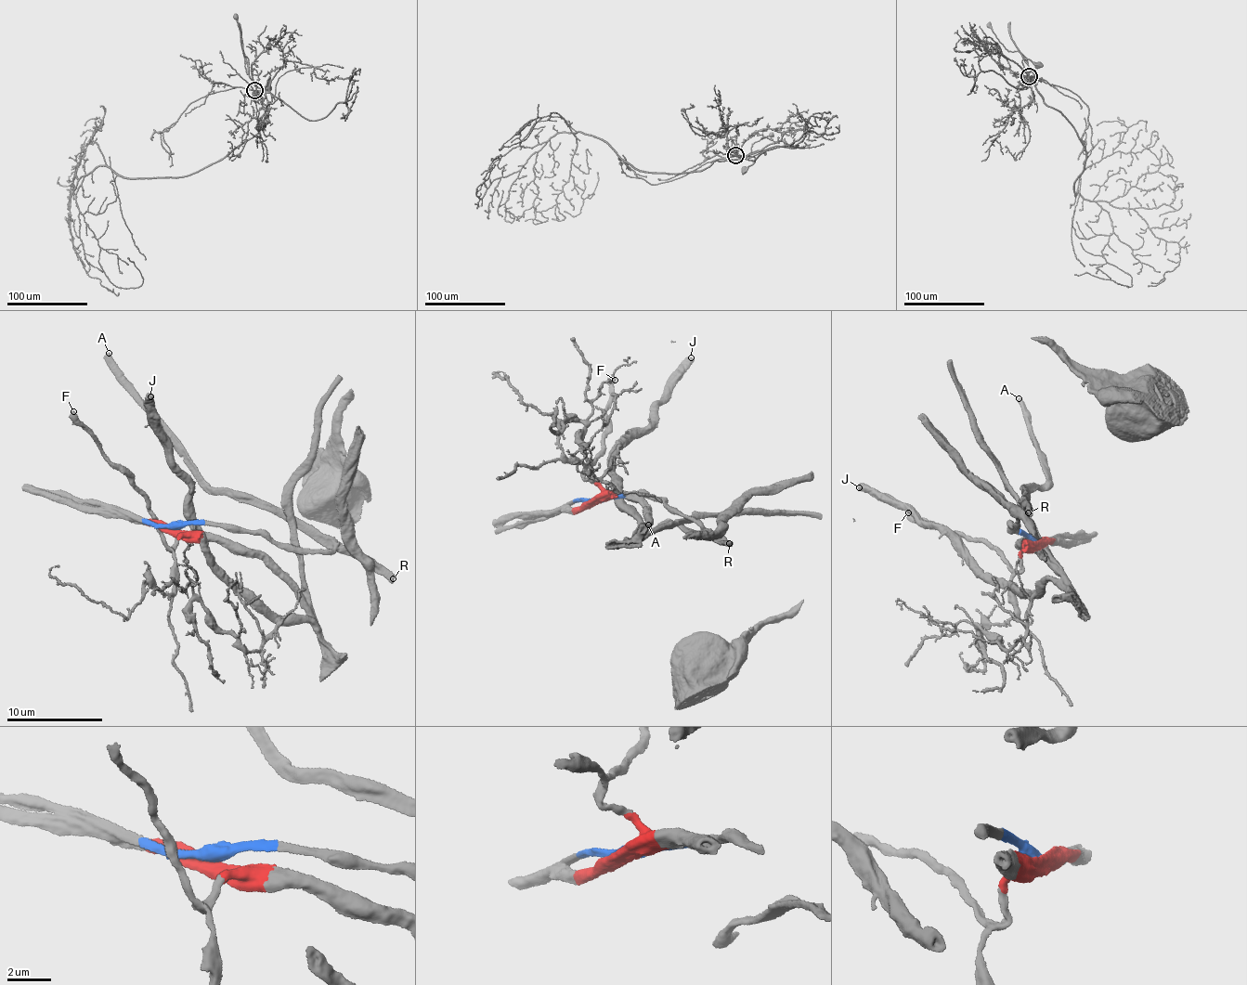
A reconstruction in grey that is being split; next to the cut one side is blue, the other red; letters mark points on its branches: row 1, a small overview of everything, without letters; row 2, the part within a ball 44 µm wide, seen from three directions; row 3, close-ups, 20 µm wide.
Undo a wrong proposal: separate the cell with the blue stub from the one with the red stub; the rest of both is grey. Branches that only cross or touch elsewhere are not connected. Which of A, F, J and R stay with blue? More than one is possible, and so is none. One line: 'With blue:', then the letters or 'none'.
With blue: A, R

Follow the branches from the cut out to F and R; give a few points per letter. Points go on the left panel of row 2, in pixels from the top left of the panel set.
F: (175, 526), (187, 533), (172, 547), (166, 545), (143, 494), (128, 475), (104, 458), (73, 410)
R: (173, 526), (212, 521), (244, 529), (261, 529), (278, 542), (308, 550), (354, 550), (393, 578)

